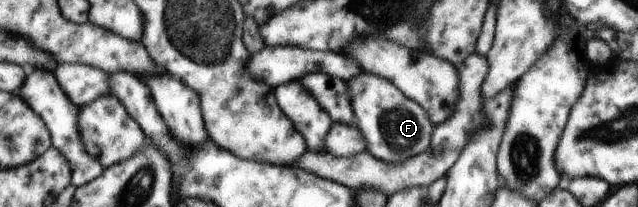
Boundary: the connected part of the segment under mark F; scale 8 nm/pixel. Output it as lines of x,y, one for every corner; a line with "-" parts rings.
363,72
358,79
346,81
355,125
366,139
366,152
386,163
405,163
410,157
430,147
434,125
428,113
413,99
407,98
391,81

